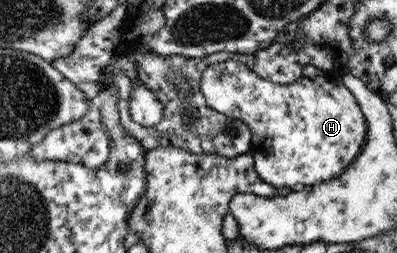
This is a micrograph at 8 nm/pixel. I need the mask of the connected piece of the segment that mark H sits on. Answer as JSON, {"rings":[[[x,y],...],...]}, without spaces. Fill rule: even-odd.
{"rings":[[[227,60],[205,69],[201,92],[211,108],[249,127],[255,170],[261,180],[275,189],[305,188],[336,179],[356,159],[366,141],[365,117],[355,96],[345,88],[343,76],[322,71],[313,64],[305,64],[301,79],[281,85],[264,80],[241,62]]]}

